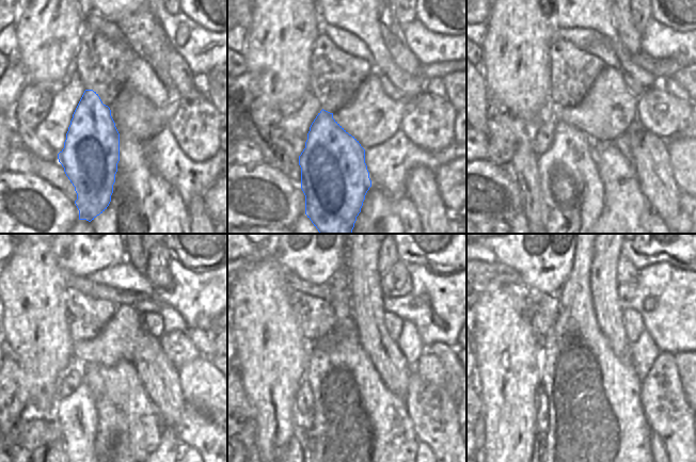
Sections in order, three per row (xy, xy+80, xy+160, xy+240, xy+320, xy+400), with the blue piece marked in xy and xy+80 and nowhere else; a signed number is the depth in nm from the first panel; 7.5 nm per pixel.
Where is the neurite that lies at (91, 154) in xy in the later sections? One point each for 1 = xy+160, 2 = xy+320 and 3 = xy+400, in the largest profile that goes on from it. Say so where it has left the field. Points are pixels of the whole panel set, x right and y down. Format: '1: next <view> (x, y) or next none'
1: next xy+160 (572, 192)
2: next xy+320 (302, 423)
3: next xy+400 (541, 437)

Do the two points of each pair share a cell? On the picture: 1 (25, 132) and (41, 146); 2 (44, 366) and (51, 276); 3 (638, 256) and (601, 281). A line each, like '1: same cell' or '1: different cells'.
1: same cell
2: same cell
3: different cells

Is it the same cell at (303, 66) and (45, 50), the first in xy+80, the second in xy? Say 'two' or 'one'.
one

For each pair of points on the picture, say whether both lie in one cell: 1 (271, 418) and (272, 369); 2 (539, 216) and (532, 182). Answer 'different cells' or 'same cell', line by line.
1: same cell
2: same cell

